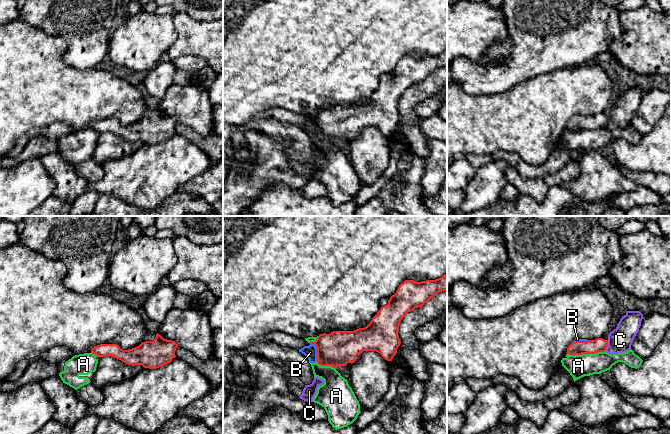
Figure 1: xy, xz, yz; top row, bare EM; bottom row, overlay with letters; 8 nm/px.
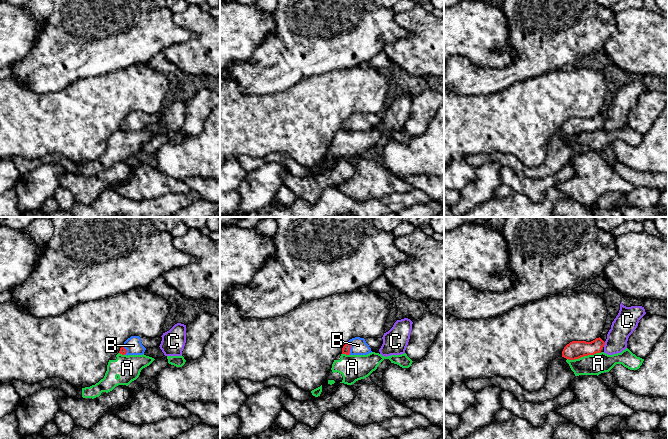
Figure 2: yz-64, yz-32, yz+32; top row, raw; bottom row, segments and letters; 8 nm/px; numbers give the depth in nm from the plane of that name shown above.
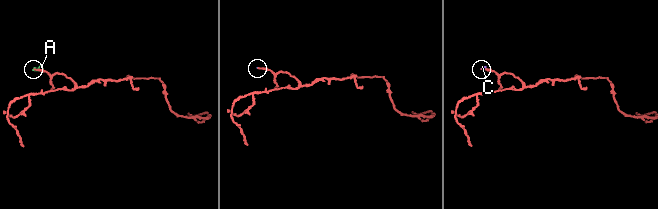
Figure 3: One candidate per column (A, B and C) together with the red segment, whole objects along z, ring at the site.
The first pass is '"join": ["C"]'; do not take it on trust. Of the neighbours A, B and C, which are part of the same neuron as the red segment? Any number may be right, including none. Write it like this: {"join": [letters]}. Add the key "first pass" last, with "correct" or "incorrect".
{"join": ["B"], "first pass": "incorrect"}

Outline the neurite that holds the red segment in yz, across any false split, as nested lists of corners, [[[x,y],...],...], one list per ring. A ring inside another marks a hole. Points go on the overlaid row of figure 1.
[[[608,337],[597,338],[595,340],[577,339],[567,348],[567,354],[582,355],[605,352],[608,346]]]

